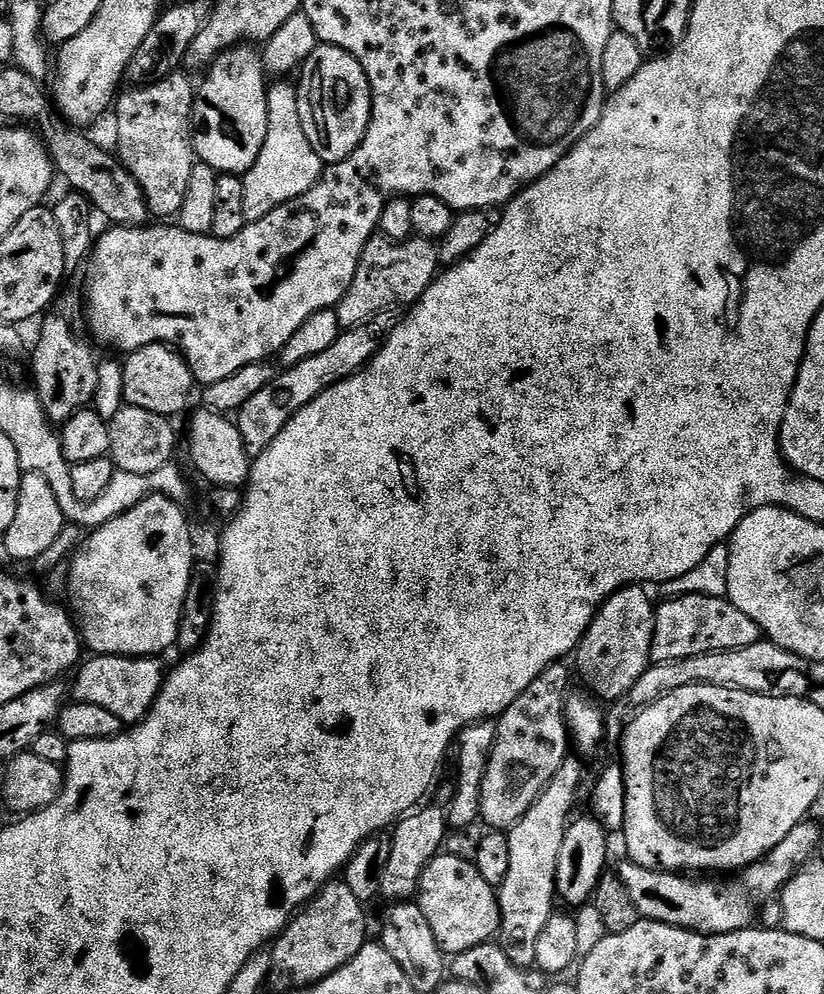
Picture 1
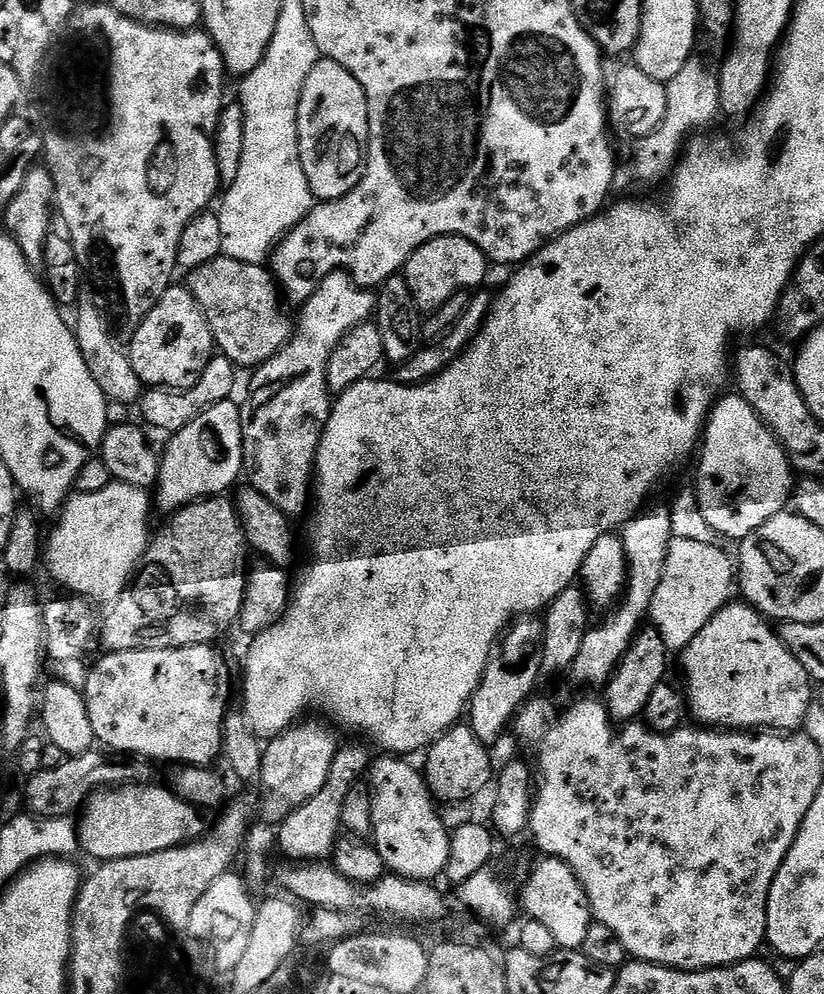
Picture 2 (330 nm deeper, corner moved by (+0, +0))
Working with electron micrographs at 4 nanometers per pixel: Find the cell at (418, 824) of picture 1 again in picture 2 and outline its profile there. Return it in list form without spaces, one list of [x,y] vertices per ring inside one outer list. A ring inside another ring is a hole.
[[[457,722],[442,733],[427,749],[428,761],[422,764],[424,780],[428,791],[441,805],[457,804],[460,800],[469,800],[472,796],[481,795],[484,788],[493,783],[492,756],[489,745],[476,737],[474,730],[464,722]]]

